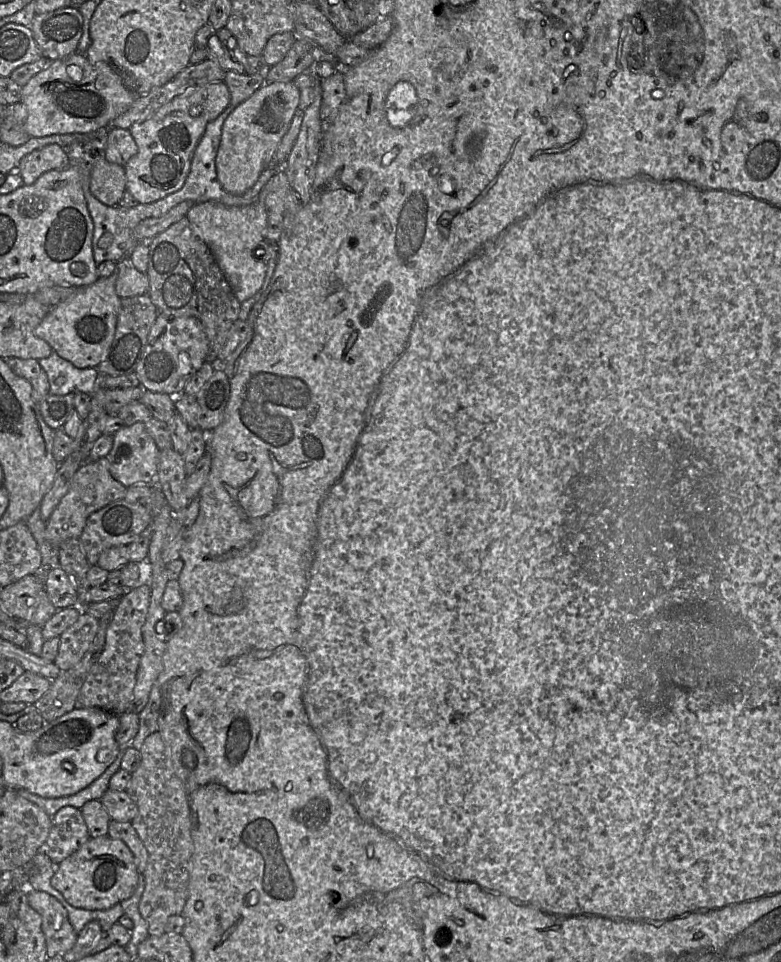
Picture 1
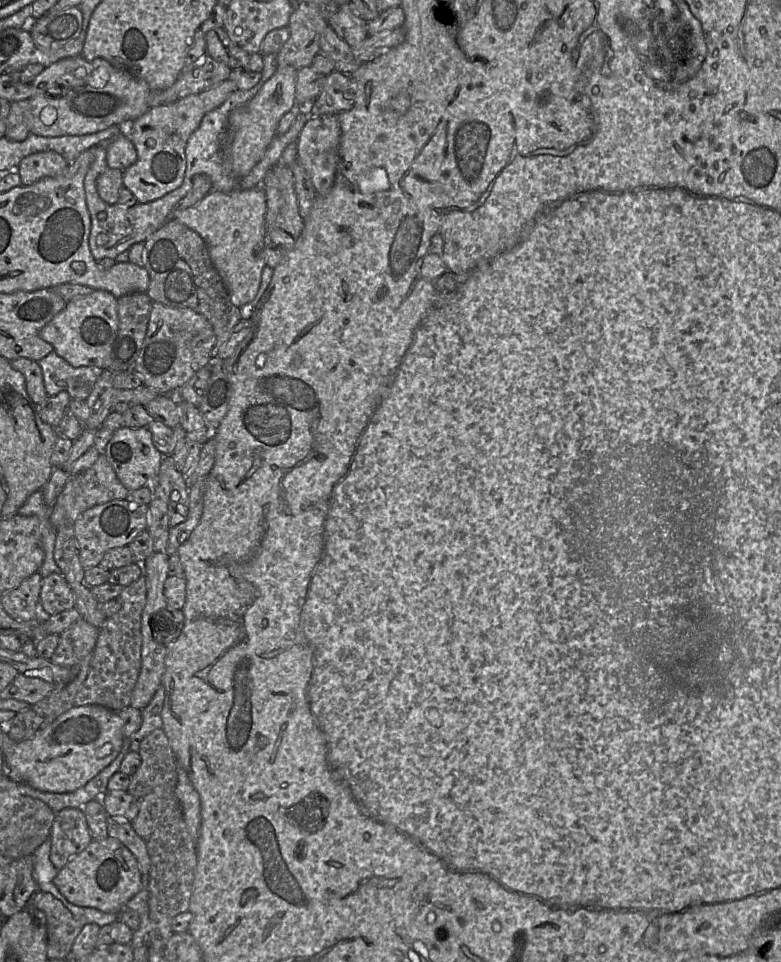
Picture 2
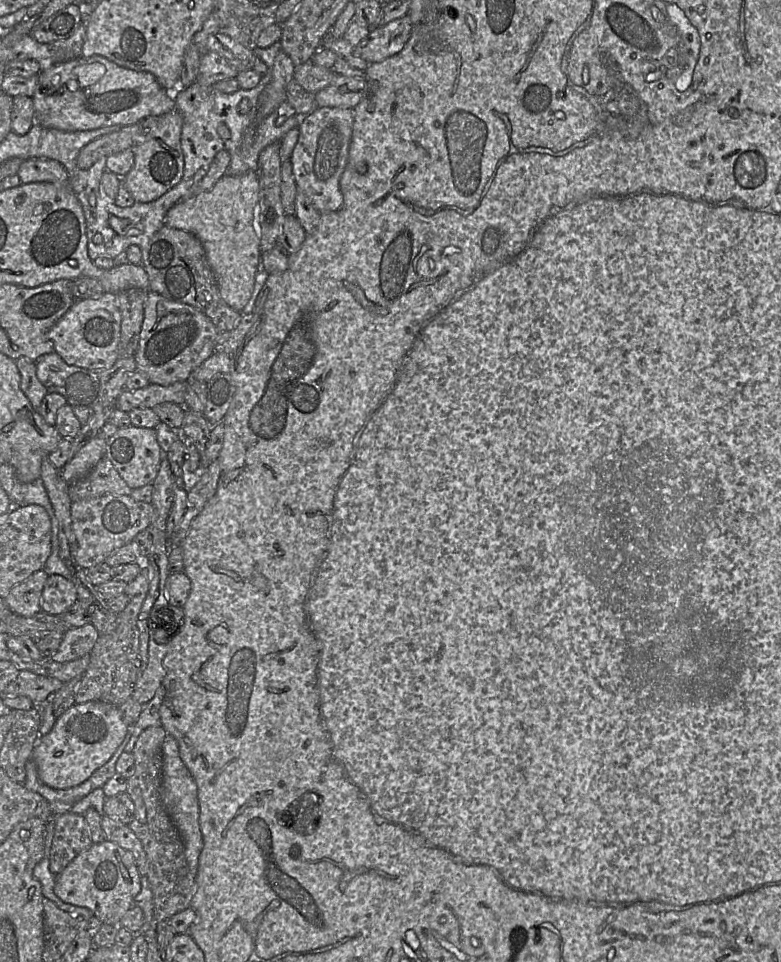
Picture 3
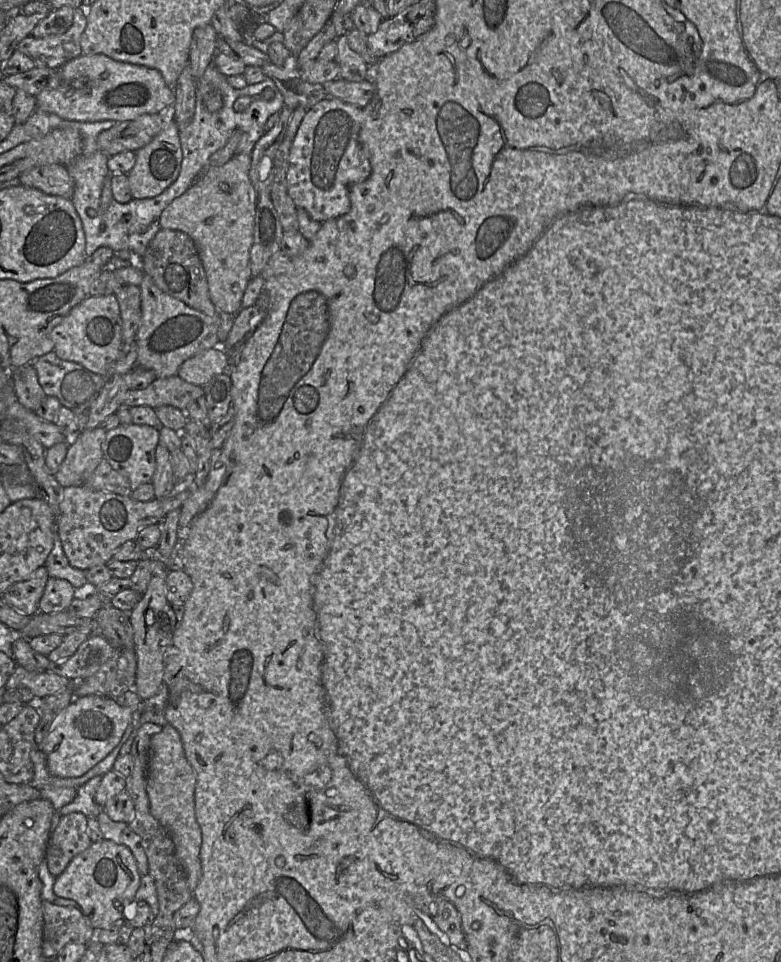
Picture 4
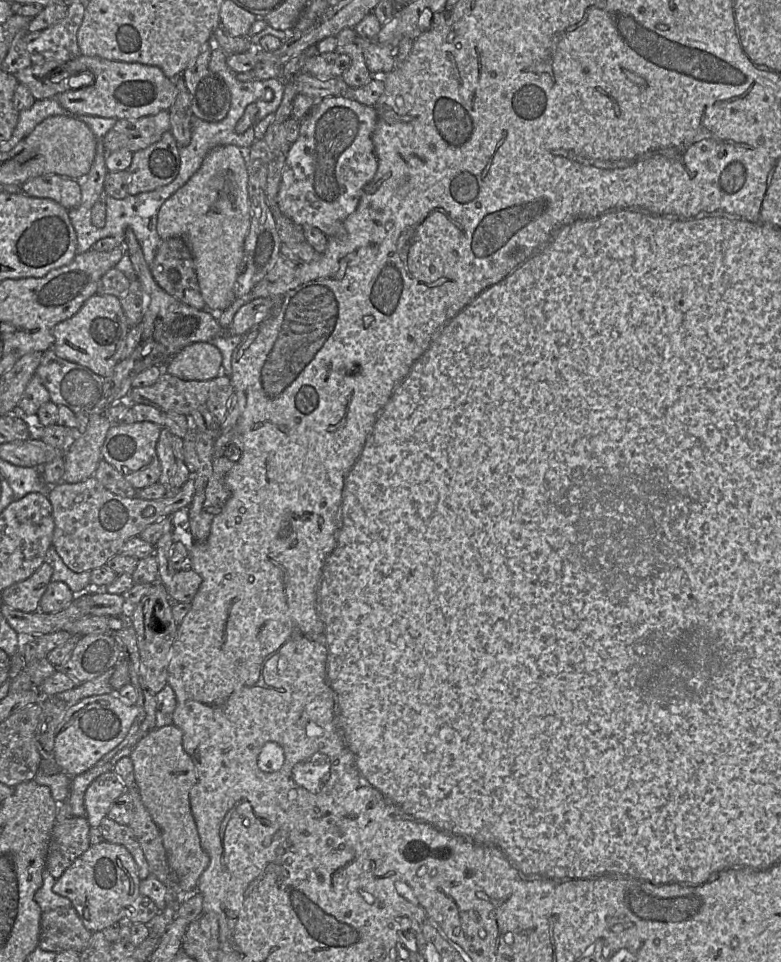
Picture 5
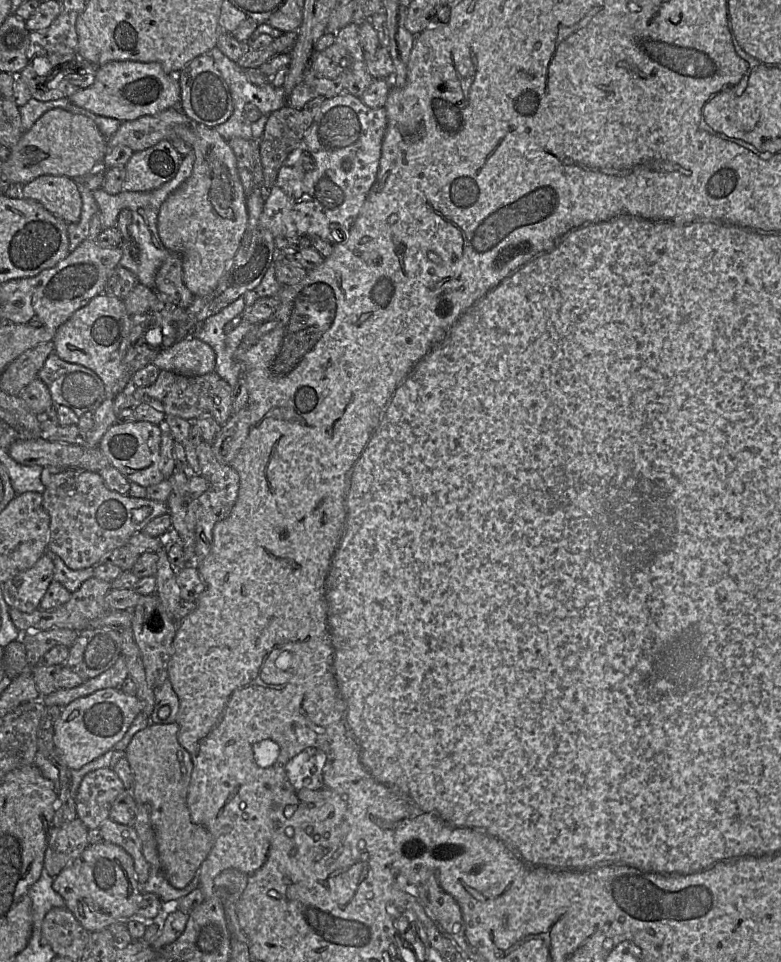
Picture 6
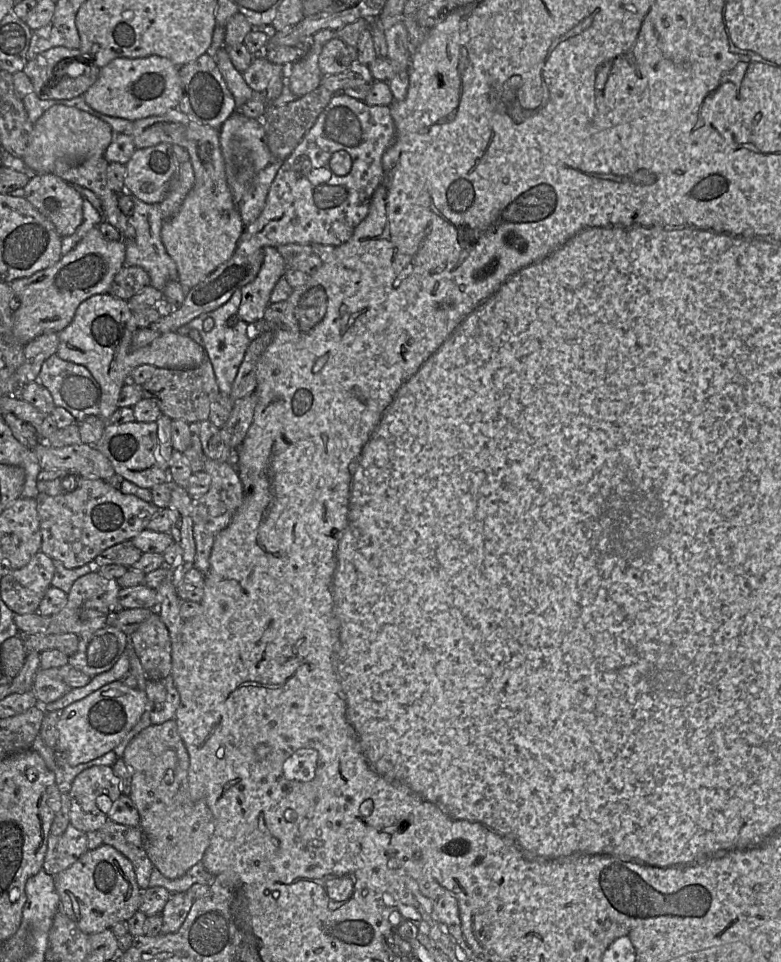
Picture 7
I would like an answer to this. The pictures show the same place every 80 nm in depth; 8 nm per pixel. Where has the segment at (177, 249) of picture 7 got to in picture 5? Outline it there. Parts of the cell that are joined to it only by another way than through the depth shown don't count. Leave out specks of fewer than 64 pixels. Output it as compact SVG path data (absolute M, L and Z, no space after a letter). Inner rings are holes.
M164 110L137 120L117 120L114 127L102 138L102 143L109 153L120 149L137 152L159 141L169 130L169 112ZM234 145L212 149L195 174L160 207L157 232L161 240L179 237L189 247L206 310L215 315L236 299L235 282L250 227L246 151Z

